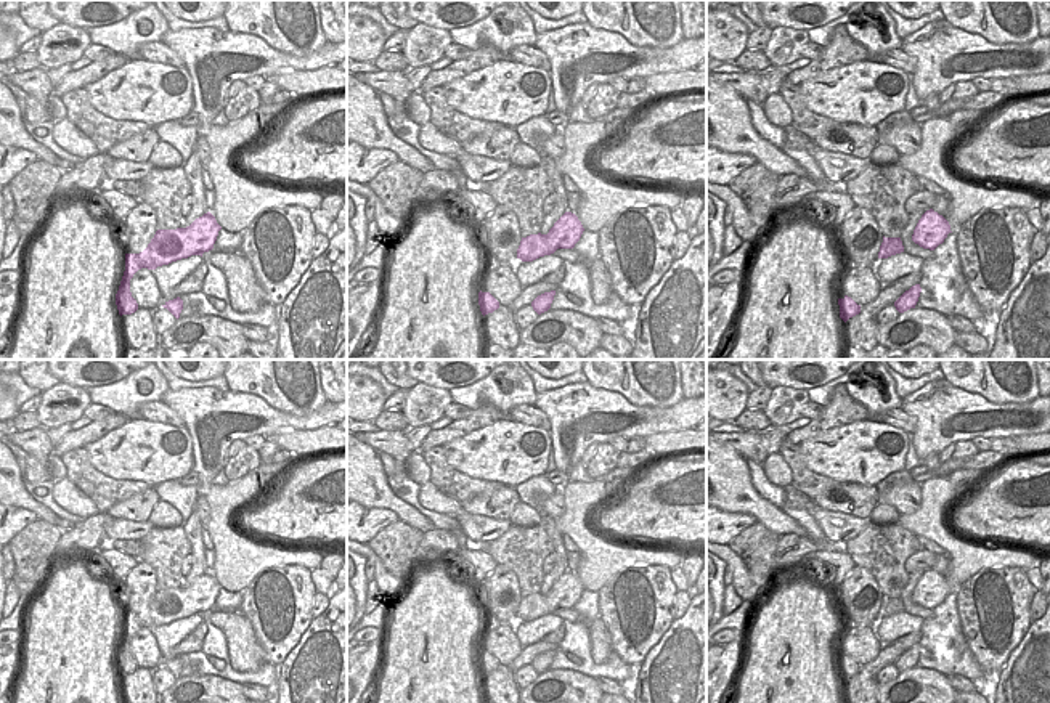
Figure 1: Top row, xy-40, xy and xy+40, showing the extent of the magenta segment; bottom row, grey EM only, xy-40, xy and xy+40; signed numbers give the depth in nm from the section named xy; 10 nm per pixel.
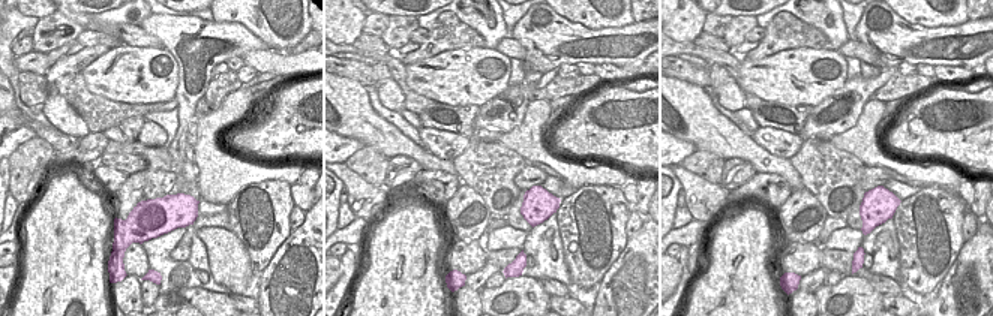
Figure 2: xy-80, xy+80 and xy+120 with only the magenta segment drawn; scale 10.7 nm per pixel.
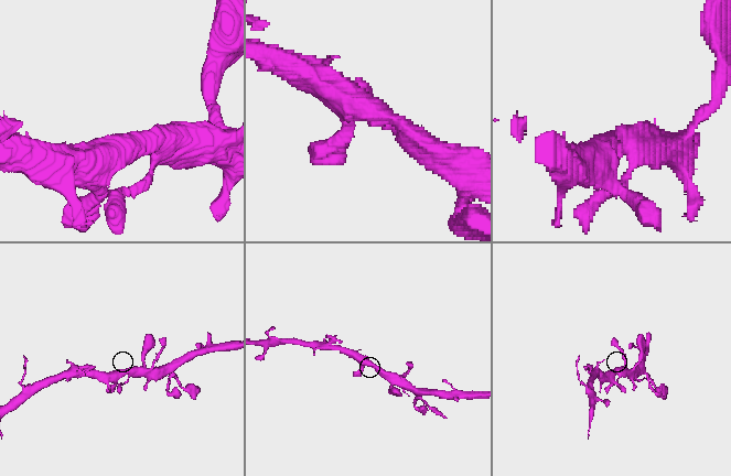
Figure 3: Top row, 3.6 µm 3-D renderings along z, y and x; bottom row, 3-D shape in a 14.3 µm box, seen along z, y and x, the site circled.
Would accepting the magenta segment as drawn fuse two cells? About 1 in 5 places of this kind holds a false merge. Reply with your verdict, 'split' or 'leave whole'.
leave whole

